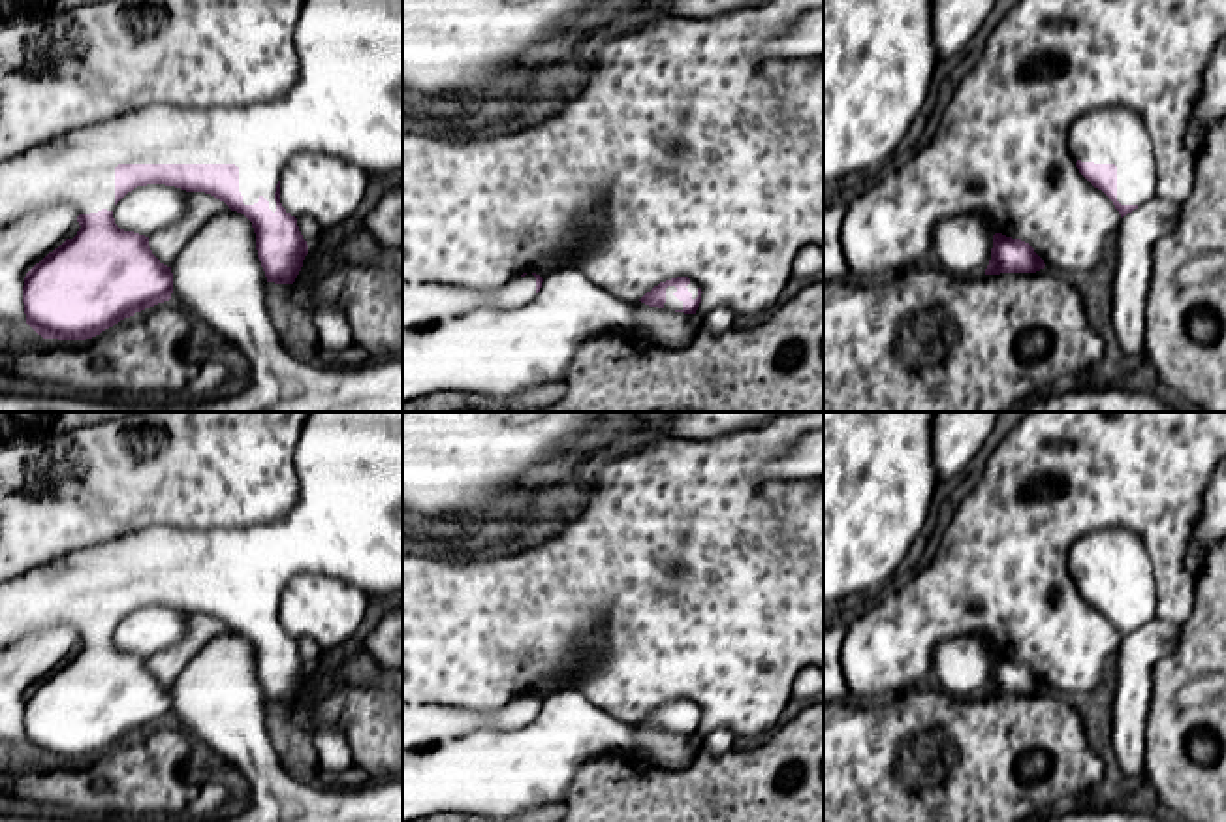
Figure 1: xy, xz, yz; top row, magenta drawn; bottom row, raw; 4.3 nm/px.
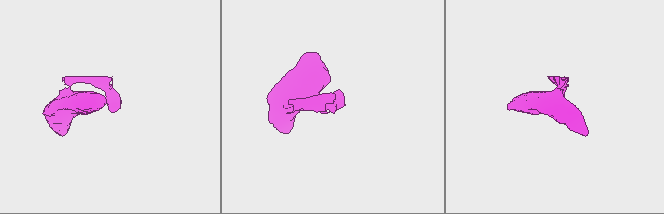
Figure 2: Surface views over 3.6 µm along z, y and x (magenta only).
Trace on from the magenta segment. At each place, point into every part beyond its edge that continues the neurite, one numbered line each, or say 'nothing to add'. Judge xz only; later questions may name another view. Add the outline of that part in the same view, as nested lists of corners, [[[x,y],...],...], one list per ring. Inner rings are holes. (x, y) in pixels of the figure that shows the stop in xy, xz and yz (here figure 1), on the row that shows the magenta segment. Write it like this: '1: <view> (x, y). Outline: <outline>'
1: xz (672, 303). Outline: [[[668,286],[666,288],[666,303],[664,308],[666,310],[683,310],[683,301],[679,301],[673,293],[677,292],[675,286]]]

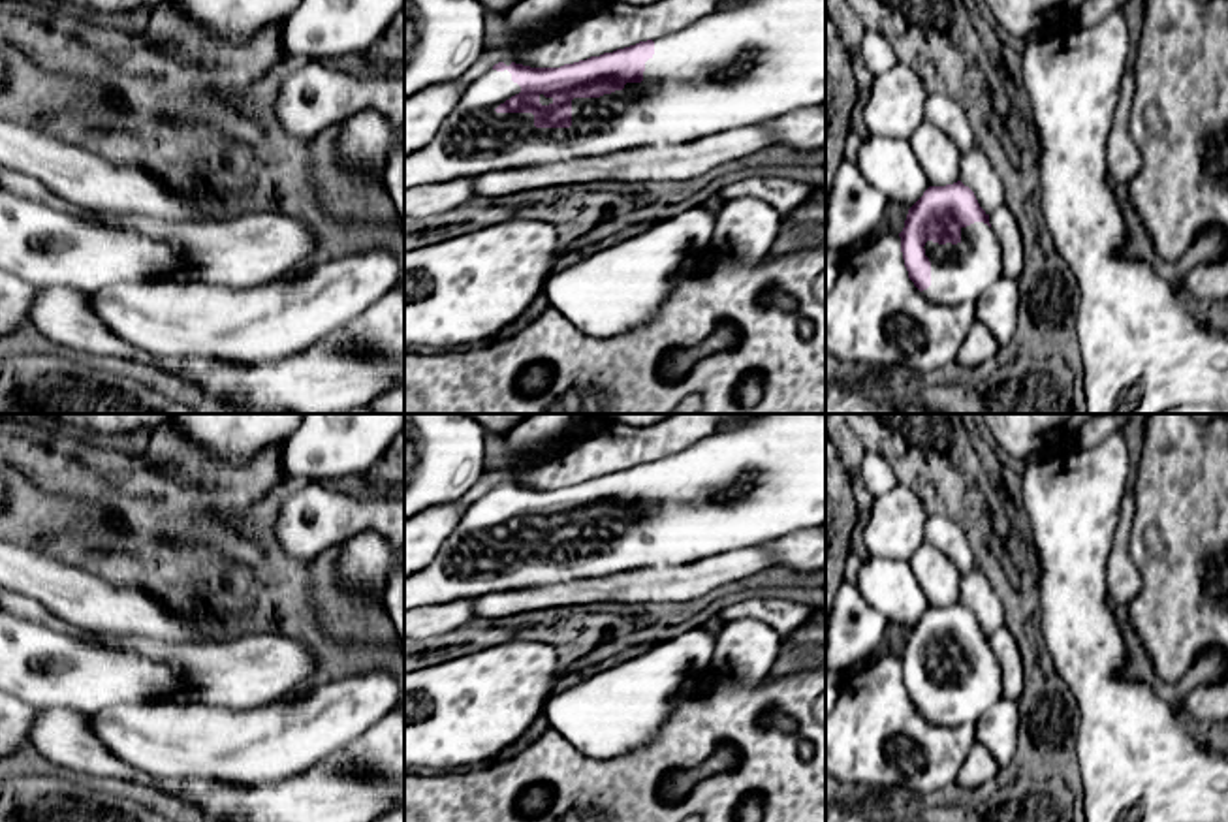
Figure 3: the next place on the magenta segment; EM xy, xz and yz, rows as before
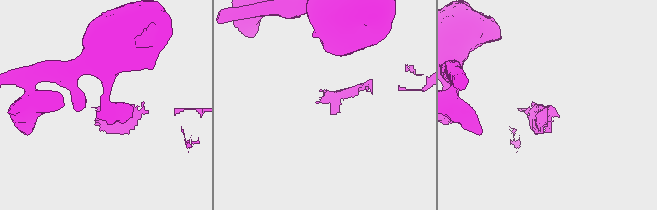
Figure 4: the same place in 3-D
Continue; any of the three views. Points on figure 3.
1: xz (749, 61). Outline: [[[733,0],[722,4],[709,15],[703,15],[690,26],[664,38],[654,38],[653,41],[654,41],[654,55],[645,62],[643,81],[626,83],[622,90],[615,90],[600,98],[574,98],[570,128],[536,128],[532,113],[496,113],[495,109],[506,100],[510,100],[512,96],[519,94],[521,87],[512,81],[512,73],[508,70],[496,71],[489,68],[483,75],[480,75],[464,88],[459,103],[444,120],[436,135],[423,149],[404,156],[404,192],[408,188],[417,188],[417,186],[434,186],[444,181],[474,179],[489,171],[510,171],[510,169],[523,169],[530,166],[562,164],[566,160],[607,156],[619,150],[645,149],[662,143],[698,141],[705,135],[715,135],[730,128],[764,124],[786,113],[794,113],[797,109],[814,107],[814,105],[822,107],[826,103],[826,0]]]

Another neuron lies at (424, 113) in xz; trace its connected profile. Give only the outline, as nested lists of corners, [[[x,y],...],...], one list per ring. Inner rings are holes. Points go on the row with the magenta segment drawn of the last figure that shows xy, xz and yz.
[[[448,81],[404,98],[404,156],[423,149],[436,135],[463,92],[457,81]]]

